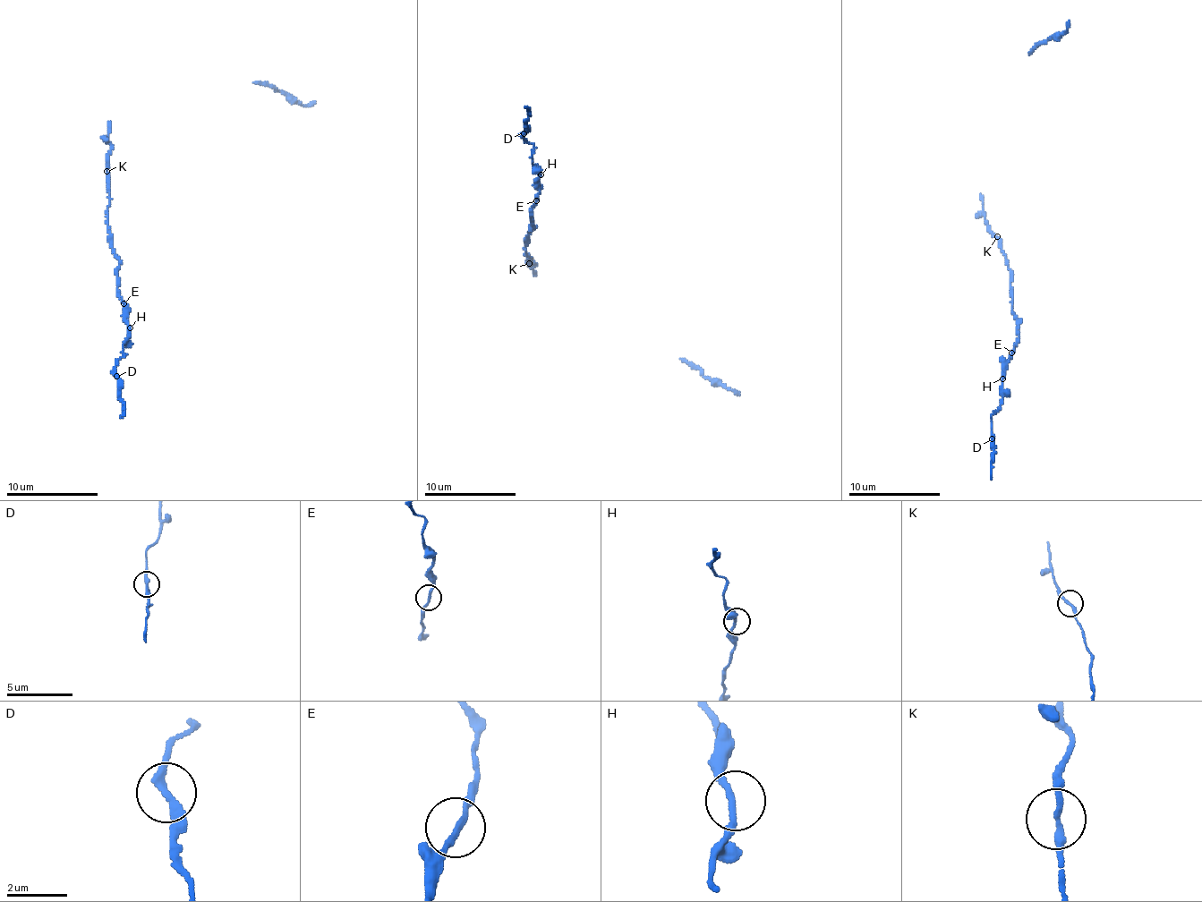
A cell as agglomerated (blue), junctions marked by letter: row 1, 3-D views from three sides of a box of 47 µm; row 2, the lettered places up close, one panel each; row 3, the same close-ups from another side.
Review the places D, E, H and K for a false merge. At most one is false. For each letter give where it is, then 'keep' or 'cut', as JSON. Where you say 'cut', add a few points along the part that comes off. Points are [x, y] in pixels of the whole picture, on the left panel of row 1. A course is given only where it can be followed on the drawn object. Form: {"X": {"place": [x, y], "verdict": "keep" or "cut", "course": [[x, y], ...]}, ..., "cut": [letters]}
{"D": {"place": [116, 376], "verdict": "cut", "course": [[115, 375], [118, 399], [123, 402], [120, 418]]}, "E": {"place": [123, 303], "verdict": "keep"}, "H": {"place": [130, 327], "verdict": "keep"}, "K": {"place": [106, 171], "verdict": "keep"}, "cut": ["D"]}

